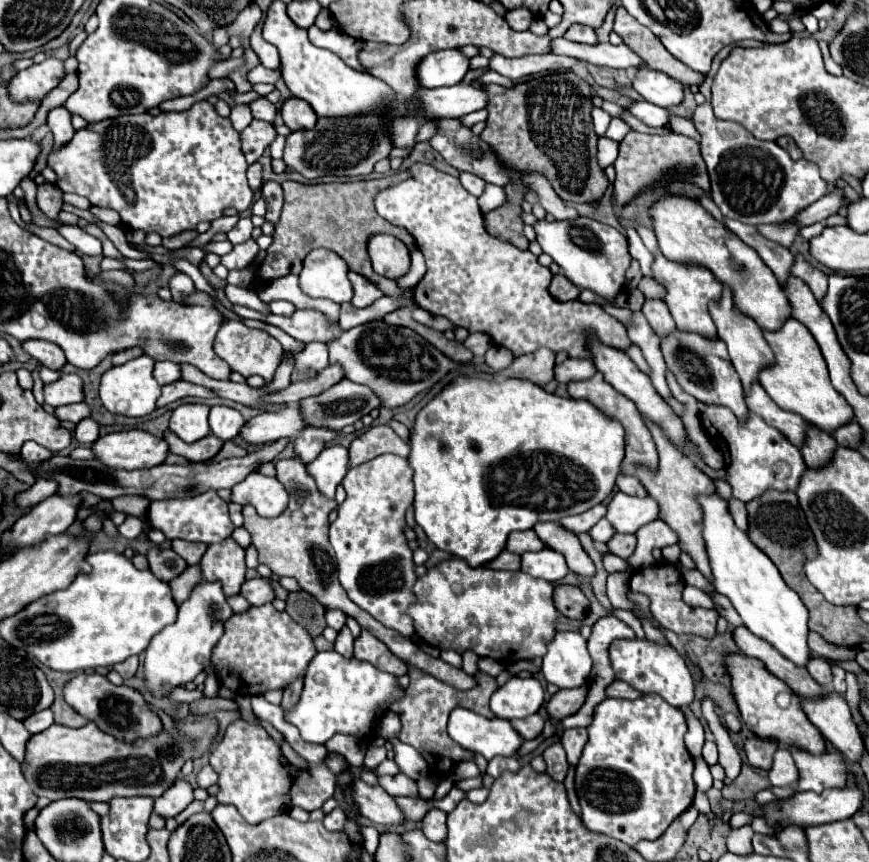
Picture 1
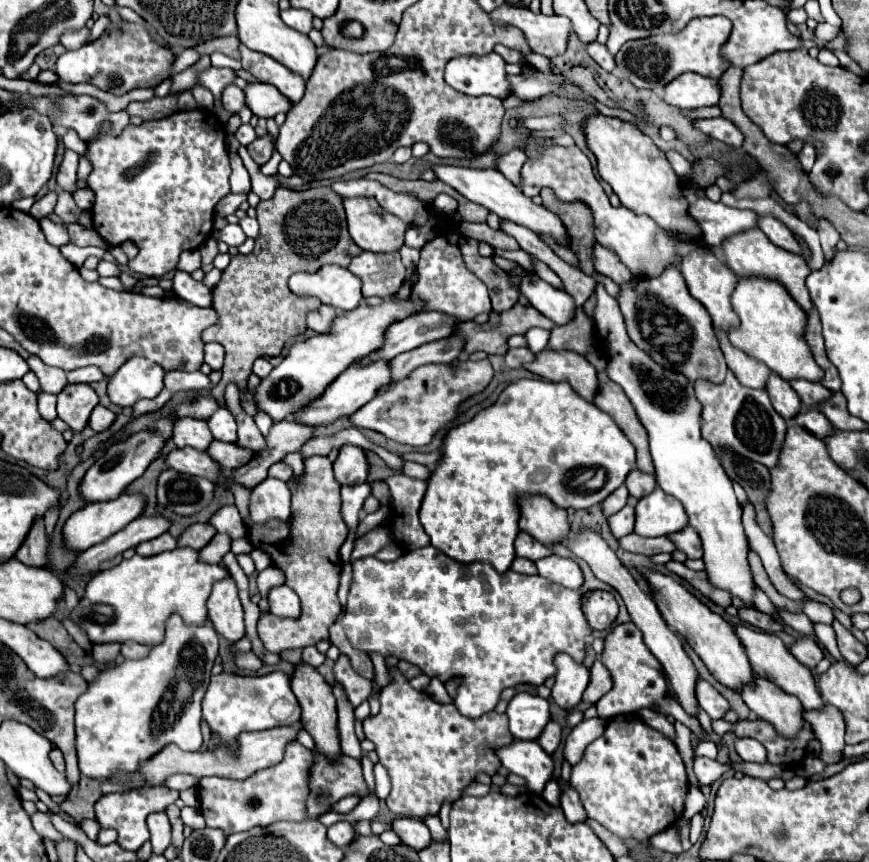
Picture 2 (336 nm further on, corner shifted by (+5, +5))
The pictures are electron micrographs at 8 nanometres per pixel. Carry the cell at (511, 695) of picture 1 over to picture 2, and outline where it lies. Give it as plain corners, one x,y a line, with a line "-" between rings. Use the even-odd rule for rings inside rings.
526,692
516,694
508,704
510,732
516,740
538,740
544,726
550,722
548,700

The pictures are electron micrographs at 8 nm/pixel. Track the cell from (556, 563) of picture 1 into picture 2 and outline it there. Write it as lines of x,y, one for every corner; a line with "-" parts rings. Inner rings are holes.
552,554
552,556
536,562
536,568
538,568
540,576
544,576
564,588
578,590
584,584
584,574
572,558
560,558
560,556

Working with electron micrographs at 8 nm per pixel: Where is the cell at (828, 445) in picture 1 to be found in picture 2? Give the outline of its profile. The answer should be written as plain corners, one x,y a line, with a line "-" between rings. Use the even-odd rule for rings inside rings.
770,374
766,392
770,396
772,406
780,412
780,416
786,418
786,422
790,422
800,412
802,404
798,394
792,390
792,386
784,378
778,378
778,374

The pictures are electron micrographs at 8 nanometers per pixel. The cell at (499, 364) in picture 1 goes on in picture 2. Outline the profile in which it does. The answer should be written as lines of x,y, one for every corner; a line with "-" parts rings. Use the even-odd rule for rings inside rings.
460,360
452,364
424,364
404,380
388,386
372,402
362,406
356,414
350,416
350,422
354,422
358,428
376,430
400,444
426,446
432,442
438,430
442,430
448,422
458,418
460,404
470,396
480,394
490,384
492,376
494,370
488,360
464,360
462,364

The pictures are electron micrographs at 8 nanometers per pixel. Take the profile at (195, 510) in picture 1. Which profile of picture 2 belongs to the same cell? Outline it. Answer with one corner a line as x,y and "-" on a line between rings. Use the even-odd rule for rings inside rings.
224,506
220,508
214,516
212,516
212,526
218,530
218,532
228,532
230,538
242,538
246,536
246,530
244,530
244,520
238,512
236,506

